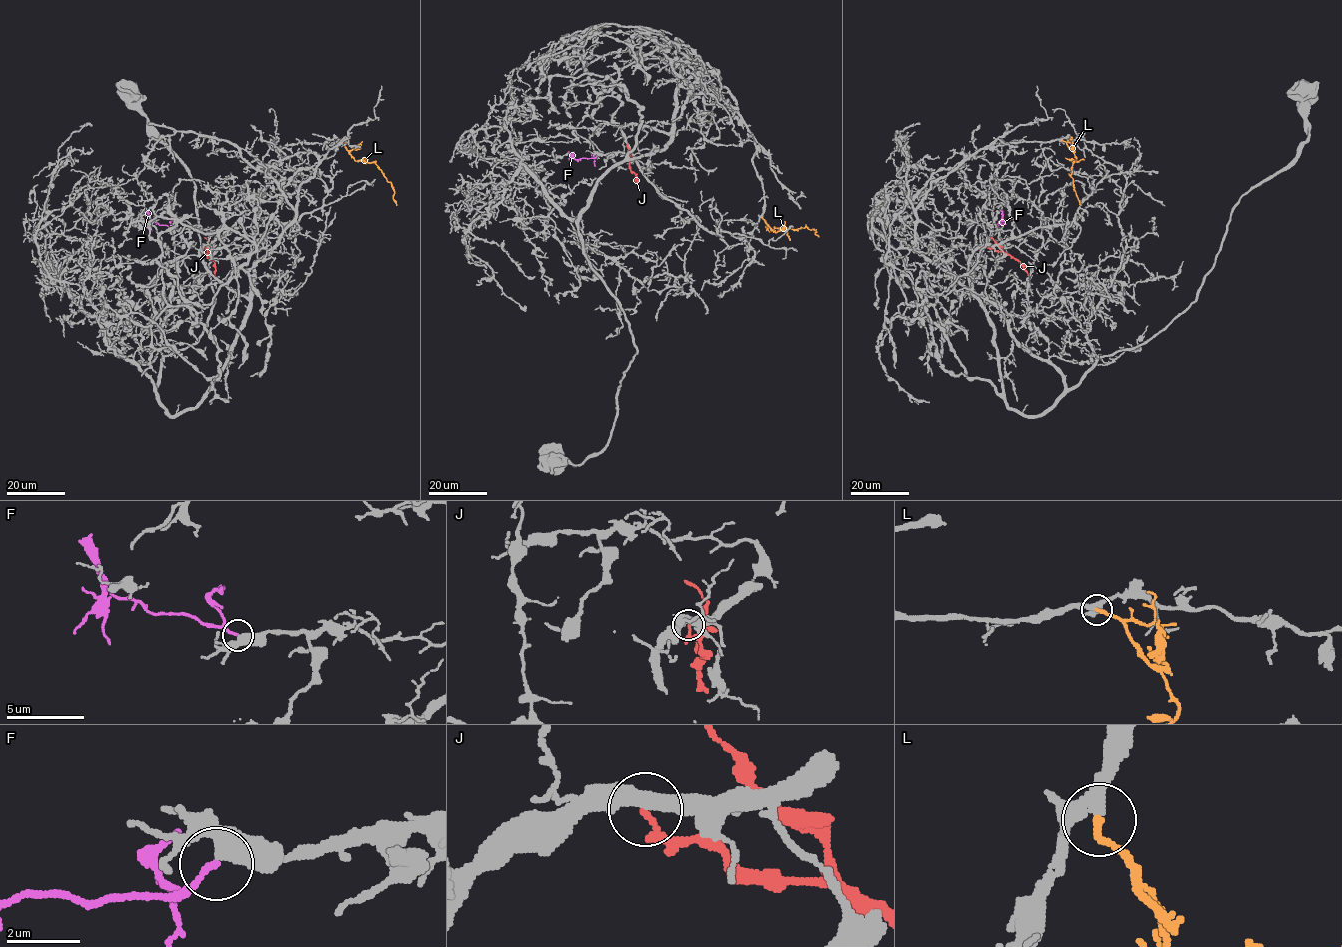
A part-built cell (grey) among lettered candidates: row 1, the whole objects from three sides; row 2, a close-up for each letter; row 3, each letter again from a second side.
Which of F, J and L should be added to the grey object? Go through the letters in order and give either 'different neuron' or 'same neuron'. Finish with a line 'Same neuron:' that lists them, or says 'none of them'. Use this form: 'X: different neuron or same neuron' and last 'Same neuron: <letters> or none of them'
F: same neuron
J: different neuron
L: same neuron
Same neuron: F, L

